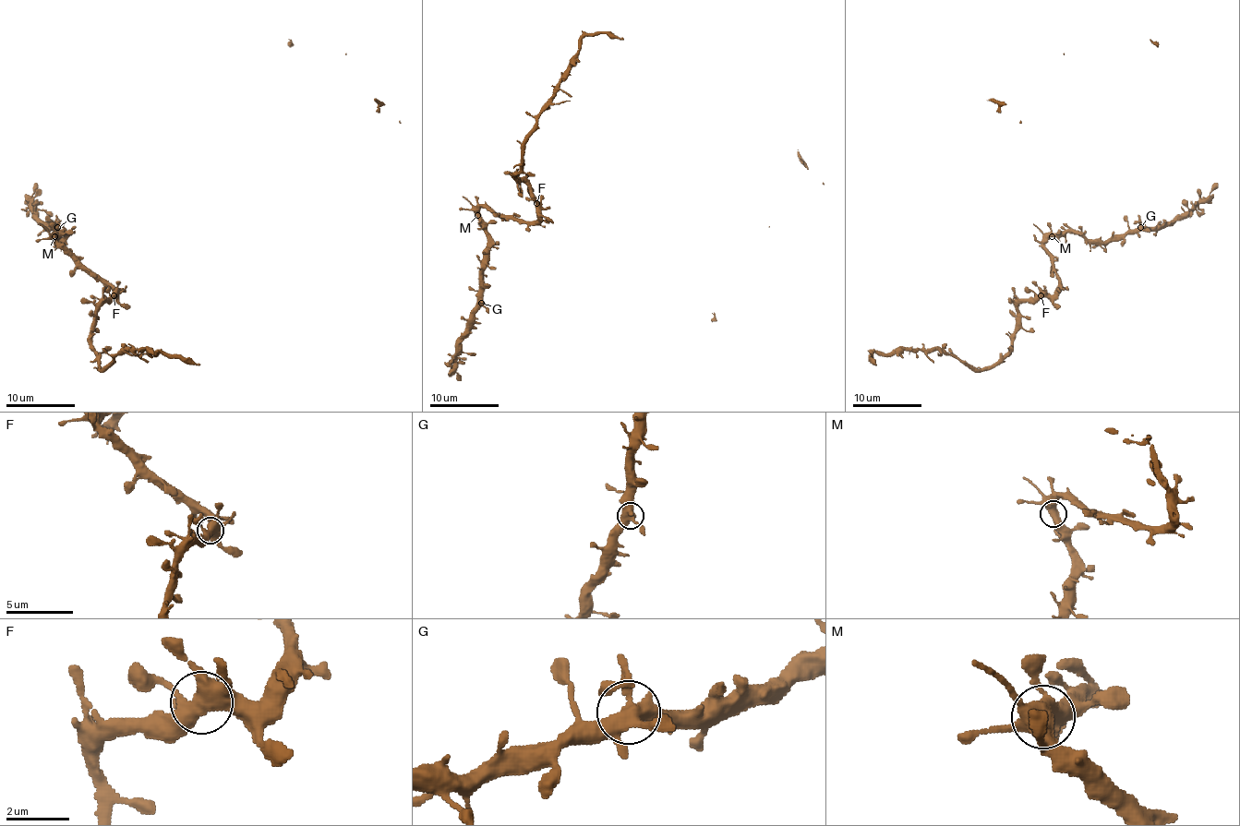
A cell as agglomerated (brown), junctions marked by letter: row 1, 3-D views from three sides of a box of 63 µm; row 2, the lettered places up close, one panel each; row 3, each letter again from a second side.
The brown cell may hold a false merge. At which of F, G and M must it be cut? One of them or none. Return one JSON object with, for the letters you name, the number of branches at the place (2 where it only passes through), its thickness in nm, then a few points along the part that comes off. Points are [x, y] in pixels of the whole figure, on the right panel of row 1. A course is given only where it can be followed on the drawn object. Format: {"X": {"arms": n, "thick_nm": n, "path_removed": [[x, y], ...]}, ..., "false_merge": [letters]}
{"false_merge": []}

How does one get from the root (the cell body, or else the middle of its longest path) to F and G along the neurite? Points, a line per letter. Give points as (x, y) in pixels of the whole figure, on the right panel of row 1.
F: (1045, 246), (1059, 279), (1059, 288), (1052, 294), (1040, 294)
G: (1045, 246), (1050, 236), (1064, 233), (1083, 234), (1091, 241), (1113, 241), (1140, 227)

